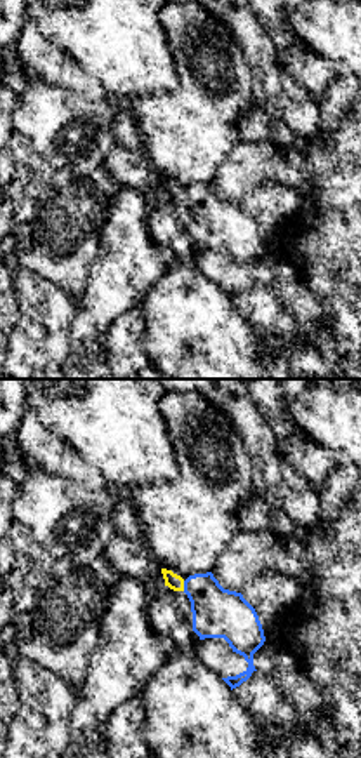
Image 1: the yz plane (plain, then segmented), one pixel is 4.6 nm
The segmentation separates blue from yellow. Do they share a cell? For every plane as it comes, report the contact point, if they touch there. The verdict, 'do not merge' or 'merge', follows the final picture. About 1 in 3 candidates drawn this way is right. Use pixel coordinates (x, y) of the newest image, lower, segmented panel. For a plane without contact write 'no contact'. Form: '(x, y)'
(184, 586)

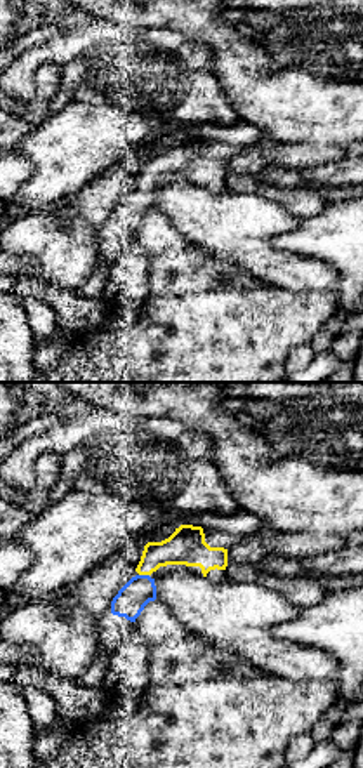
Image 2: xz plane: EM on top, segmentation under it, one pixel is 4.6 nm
(145, 576)

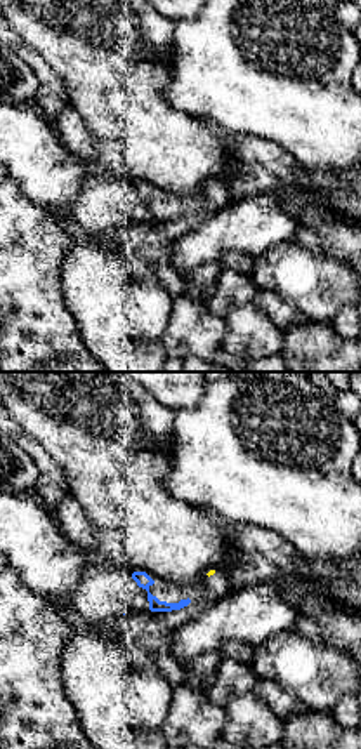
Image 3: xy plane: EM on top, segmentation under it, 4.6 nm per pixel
no contact

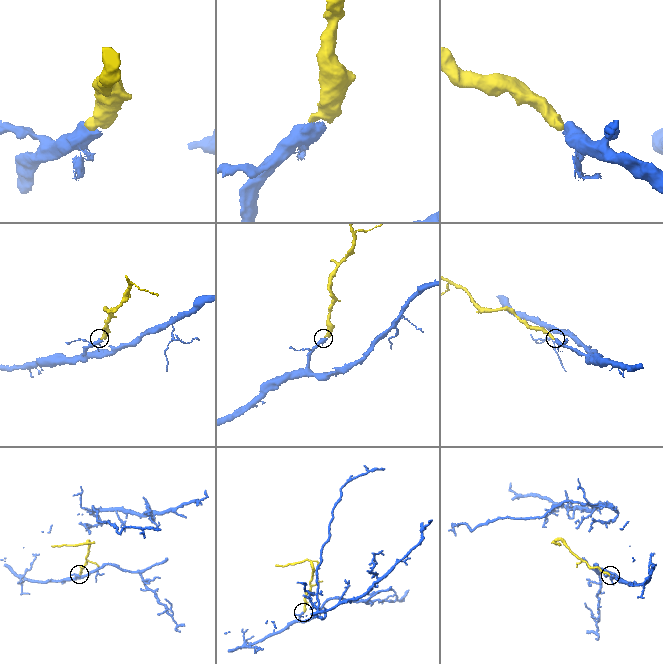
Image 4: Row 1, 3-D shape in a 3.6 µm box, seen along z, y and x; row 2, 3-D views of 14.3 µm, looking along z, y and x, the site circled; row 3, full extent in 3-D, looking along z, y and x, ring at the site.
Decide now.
merge

